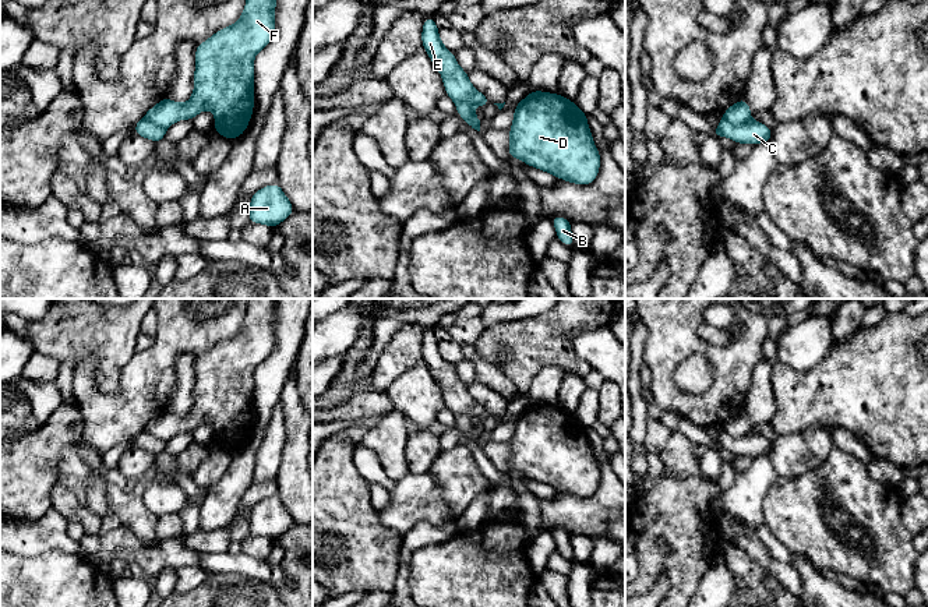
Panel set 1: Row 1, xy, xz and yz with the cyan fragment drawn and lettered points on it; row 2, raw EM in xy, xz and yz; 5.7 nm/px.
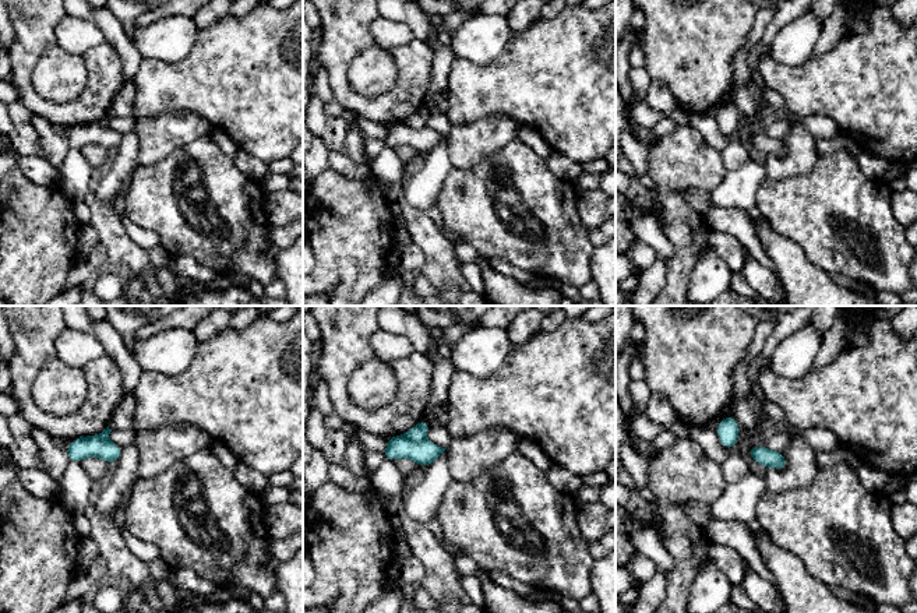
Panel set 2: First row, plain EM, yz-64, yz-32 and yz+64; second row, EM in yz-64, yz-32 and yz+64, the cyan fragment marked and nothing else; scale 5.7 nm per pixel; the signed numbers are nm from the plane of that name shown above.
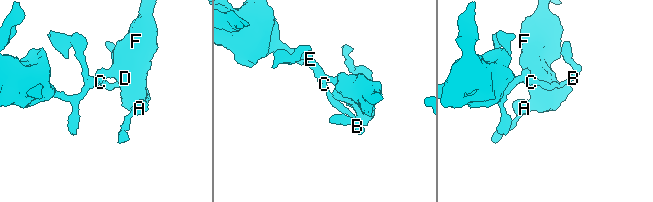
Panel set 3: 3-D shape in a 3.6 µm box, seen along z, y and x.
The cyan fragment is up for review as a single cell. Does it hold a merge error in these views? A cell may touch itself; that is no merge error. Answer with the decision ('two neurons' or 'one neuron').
two neurons

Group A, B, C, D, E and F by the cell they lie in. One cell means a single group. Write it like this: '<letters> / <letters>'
A D F / B C E

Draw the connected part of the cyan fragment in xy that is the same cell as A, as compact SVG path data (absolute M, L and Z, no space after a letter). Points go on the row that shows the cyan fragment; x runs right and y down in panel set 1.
M271 184L257 190L250 201L250 223L262 223L275 229L293 213L293 205L280 186Z

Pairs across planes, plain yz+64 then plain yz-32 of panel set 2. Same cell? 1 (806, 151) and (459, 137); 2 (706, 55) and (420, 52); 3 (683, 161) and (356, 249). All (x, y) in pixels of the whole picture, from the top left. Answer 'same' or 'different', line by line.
1: same
2: same
3: same

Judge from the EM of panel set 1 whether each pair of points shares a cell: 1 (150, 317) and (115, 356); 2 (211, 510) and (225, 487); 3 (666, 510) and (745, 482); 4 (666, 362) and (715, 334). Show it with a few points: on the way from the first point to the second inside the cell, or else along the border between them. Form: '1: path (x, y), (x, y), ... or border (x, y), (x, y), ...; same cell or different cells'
1: border (147, 313), (141, 321), (140, 331); different cells
2: path (216, 504), (225, 493); same cell
3: border (737, 475), (720, 497); different cells
4: border (698, 328), (711, 345), (730, 339); different cells

